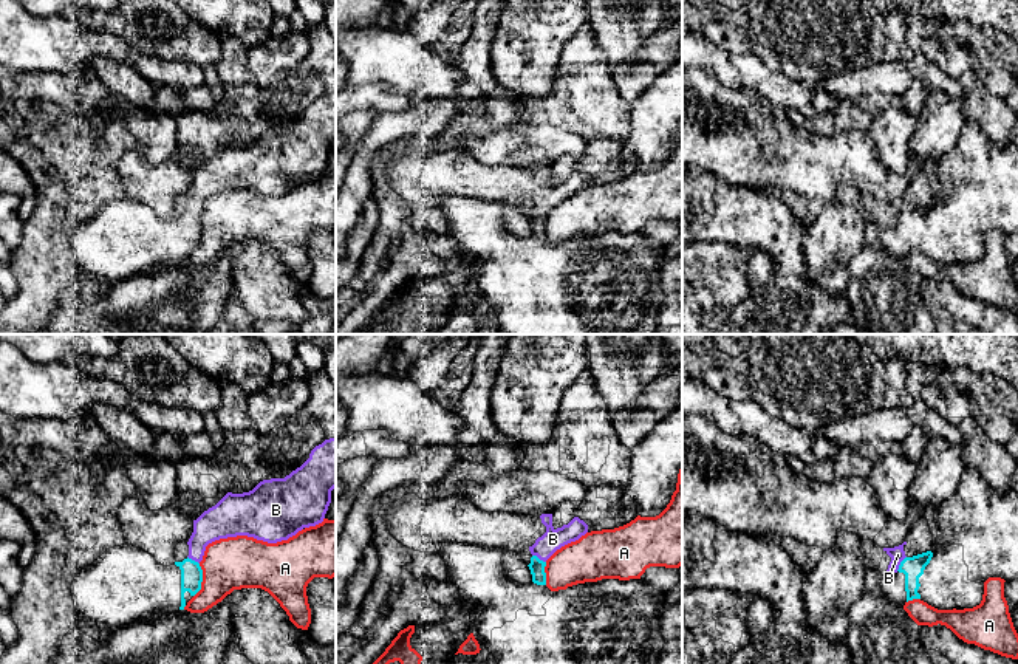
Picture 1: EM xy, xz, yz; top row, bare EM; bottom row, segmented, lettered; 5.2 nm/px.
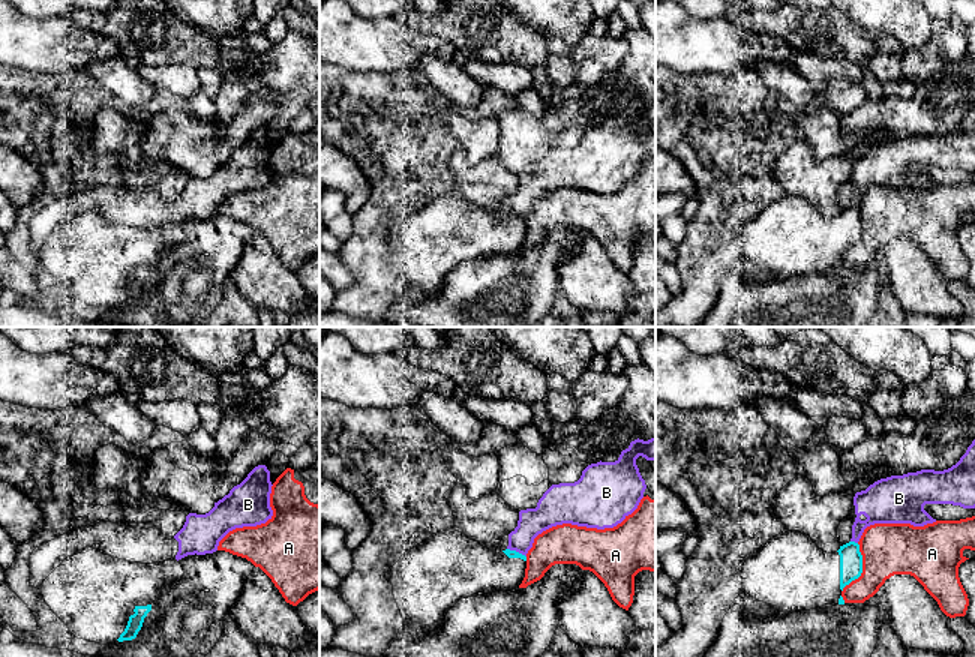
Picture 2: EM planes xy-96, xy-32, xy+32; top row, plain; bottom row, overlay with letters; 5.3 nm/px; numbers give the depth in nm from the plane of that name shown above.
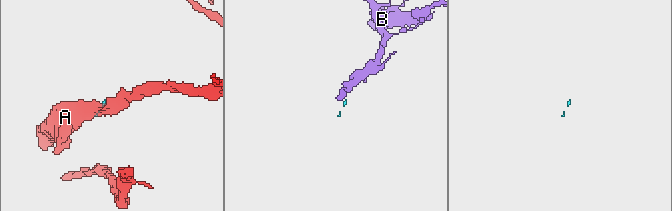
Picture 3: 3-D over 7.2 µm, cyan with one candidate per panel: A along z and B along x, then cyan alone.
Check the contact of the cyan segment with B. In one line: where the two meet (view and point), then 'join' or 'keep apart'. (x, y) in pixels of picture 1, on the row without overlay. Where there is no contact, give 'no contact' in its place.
meets cyan in yz at (901, 217); keep apart

